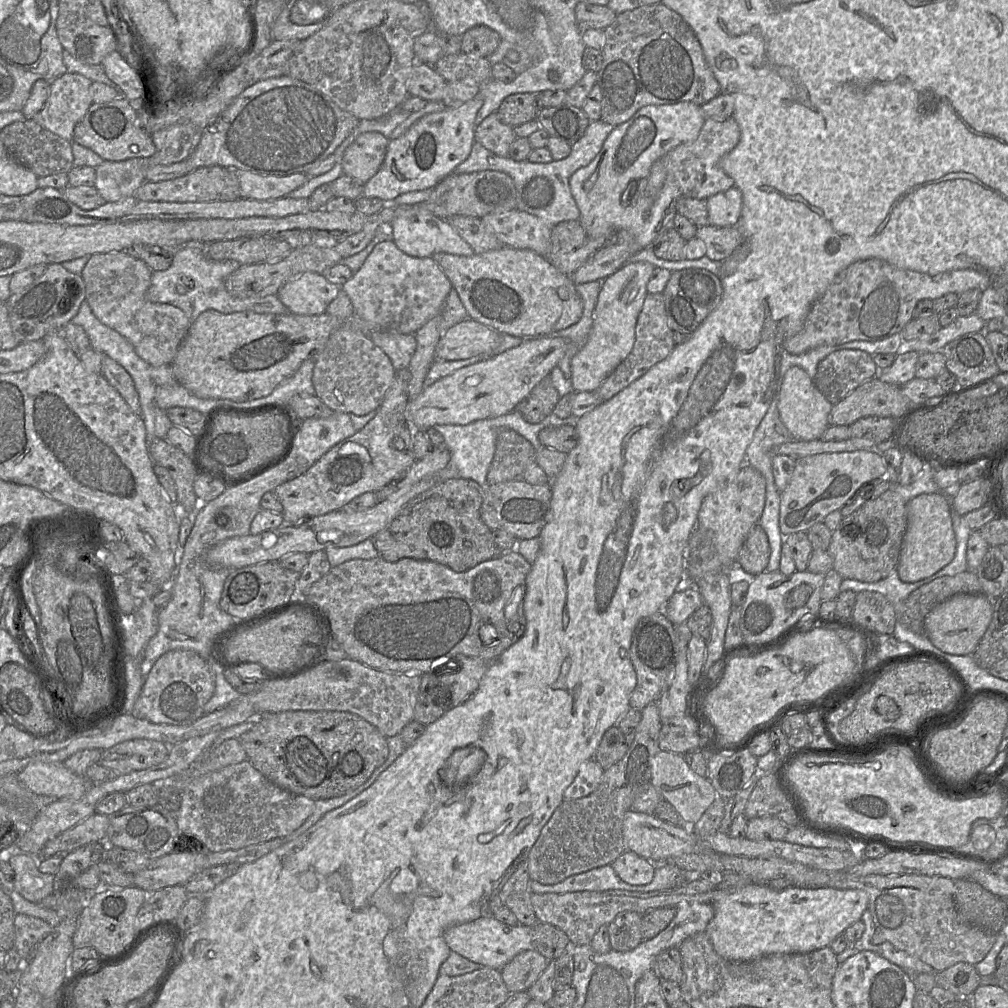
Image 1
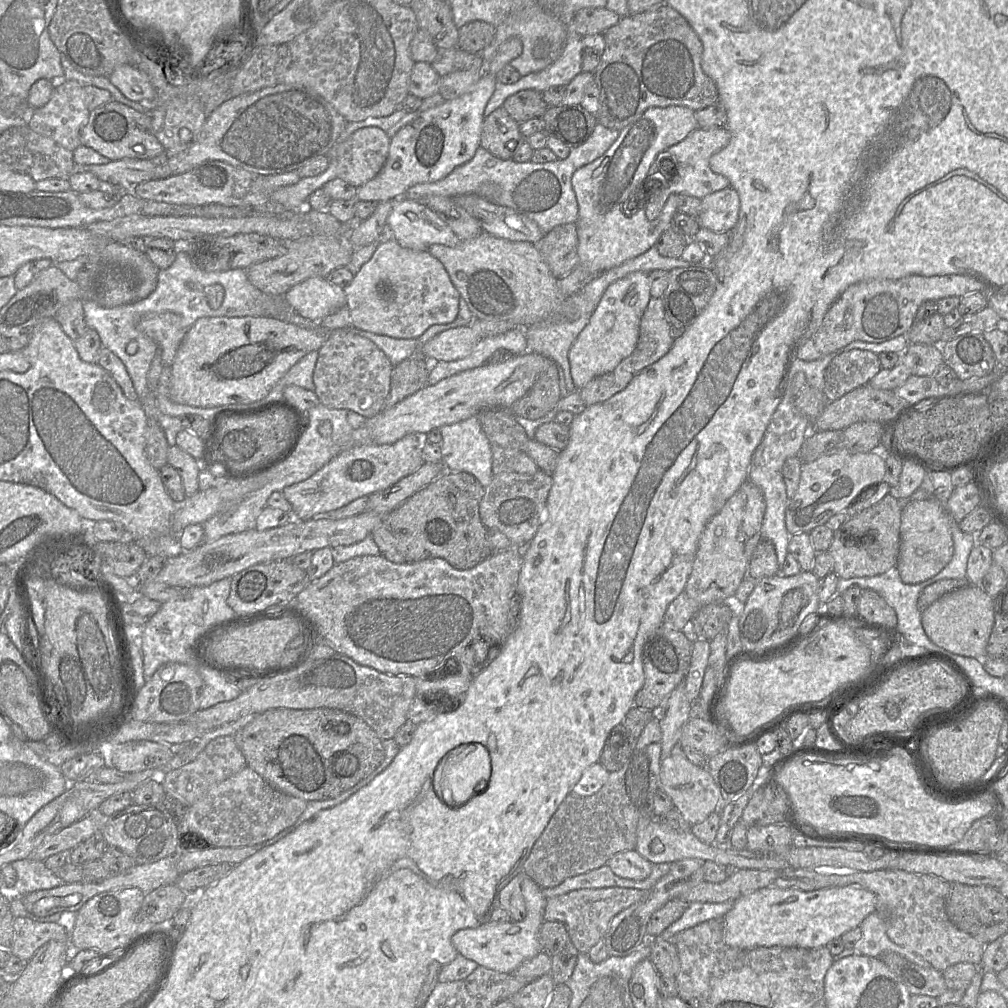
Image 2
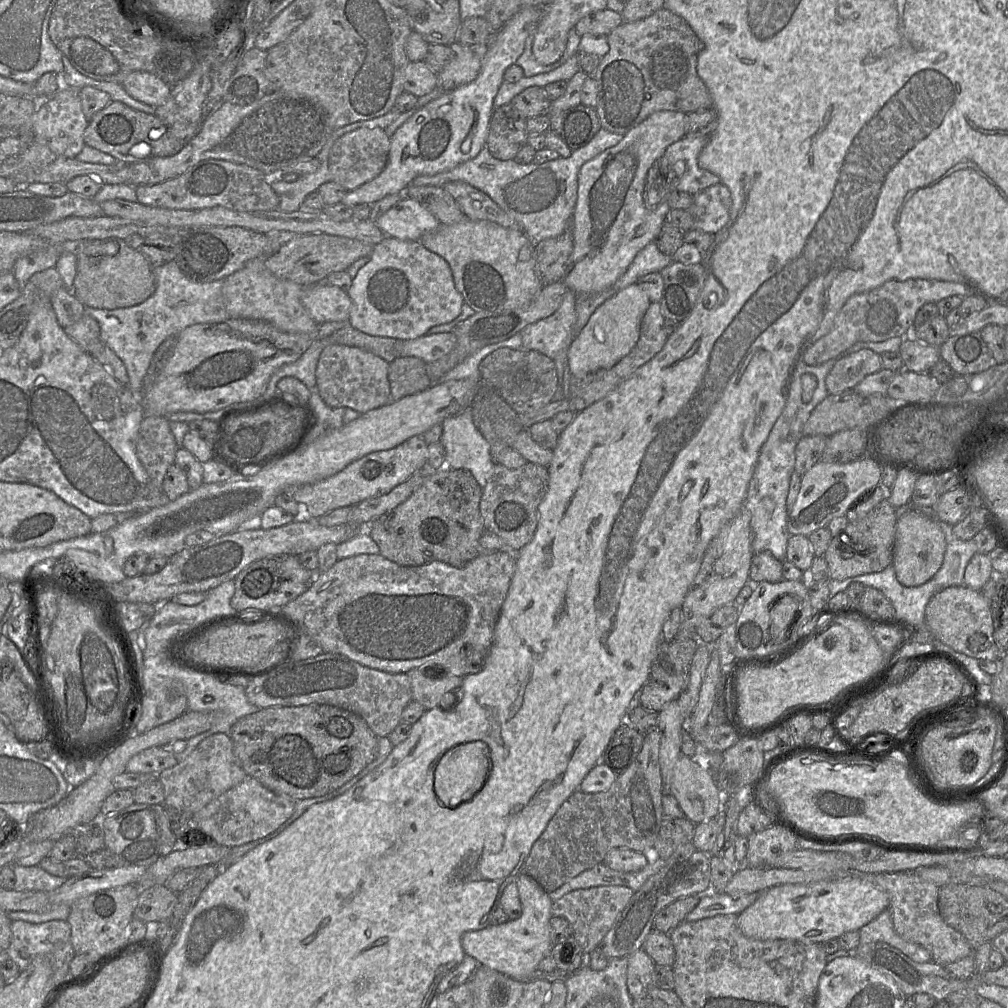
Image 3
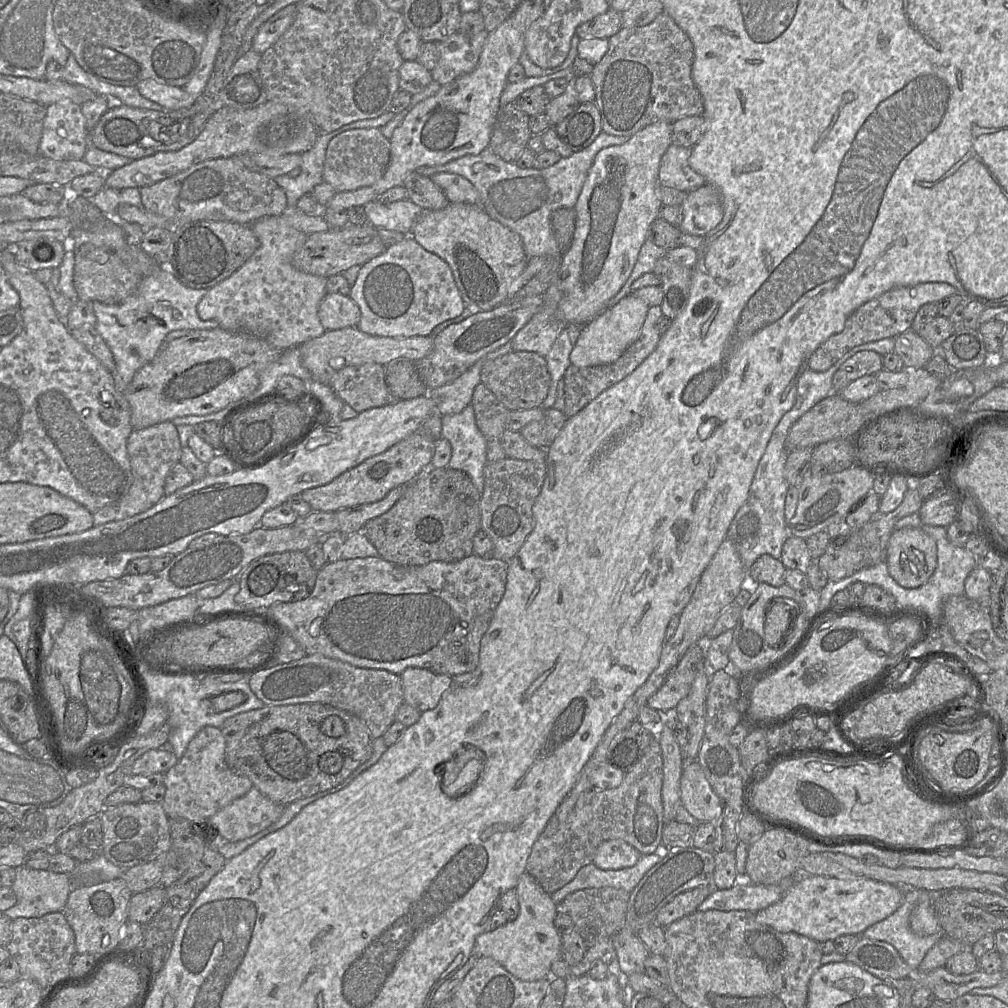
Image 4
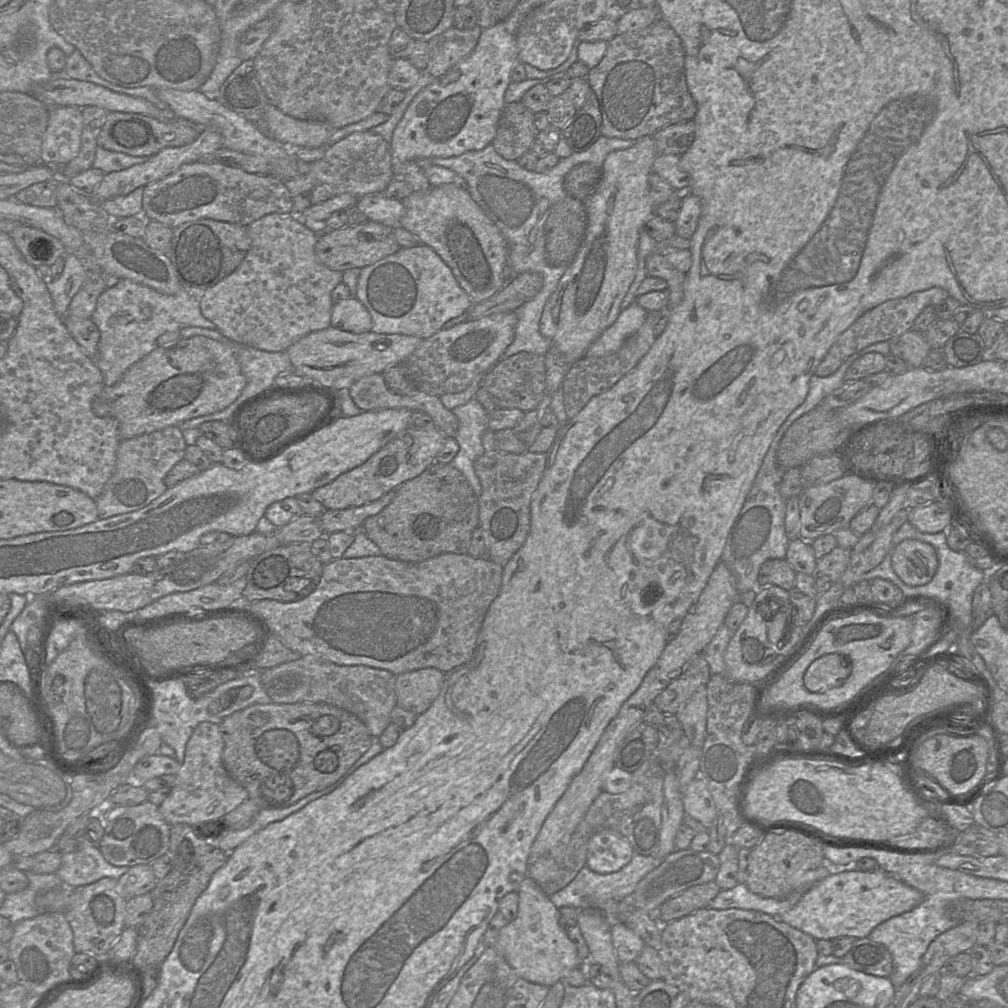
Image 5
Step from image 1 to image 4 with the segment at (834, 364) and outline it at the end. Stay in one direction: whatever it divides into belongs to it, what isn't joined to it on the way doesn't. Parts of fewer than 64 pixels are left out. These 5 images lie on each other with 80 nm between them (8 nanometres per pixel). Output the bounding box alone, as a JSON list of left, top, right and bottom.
[832,350,883,392]

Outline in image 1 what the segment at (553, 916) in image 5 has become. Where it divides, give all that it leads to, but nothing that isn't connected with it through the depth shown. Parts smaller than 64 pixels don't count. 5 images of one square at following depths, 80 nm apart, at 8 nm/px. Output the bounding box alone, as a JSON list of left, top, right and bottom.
[443,917,532,971]

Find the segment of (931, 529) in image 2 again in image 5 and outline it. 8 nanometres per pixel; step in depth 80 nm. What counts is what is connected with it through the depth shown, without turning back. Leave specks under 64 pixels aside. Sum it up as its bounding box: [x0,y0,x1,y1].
[891,539,938,586]

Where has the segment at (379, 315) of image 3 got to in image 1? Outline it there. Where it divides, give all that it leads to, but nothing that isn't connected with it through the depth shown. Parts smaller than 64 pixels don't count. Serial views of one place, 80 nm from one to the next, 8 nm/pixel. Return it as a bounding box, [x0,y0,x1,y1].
[341,240,452,334]

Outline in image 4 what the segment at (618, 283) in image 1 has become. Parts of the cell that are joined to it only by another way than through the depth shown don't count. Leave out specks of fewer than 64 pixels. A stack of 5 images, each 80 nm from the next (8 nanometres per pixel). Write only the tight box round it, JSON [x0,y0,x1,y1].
[570,292,649,367]

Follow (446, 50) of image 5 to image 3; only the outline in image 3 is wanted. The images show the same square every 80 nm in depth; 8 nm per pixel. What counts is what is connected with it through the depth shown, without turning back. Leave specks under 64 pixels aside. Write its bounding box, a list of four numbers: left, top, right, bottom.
[437,41,488,92]

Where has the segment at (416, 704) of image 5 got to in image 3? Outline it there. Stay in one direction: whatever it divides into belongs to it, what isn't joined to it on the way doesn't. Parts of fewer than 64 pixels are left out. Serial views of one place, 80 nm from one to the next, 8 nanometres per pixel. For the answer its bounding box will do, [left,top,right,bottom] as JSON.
[406,669,462,710]

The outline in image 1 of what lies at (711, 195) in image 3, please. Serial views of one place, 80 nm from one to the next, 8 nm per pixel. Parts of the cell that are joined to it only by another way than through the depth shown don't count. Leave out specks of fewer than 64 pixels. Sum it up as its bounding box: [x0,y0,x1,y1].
[707,185,742,227]

